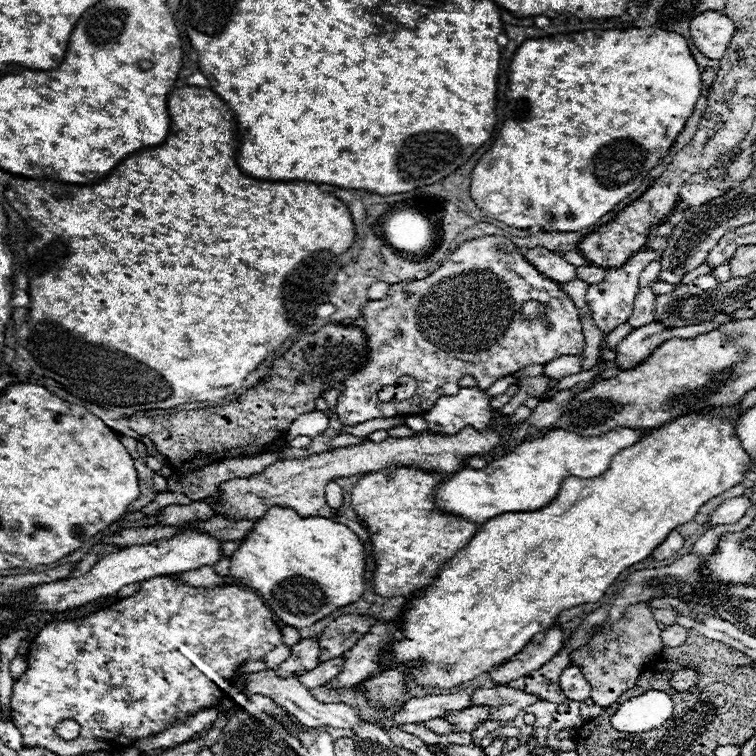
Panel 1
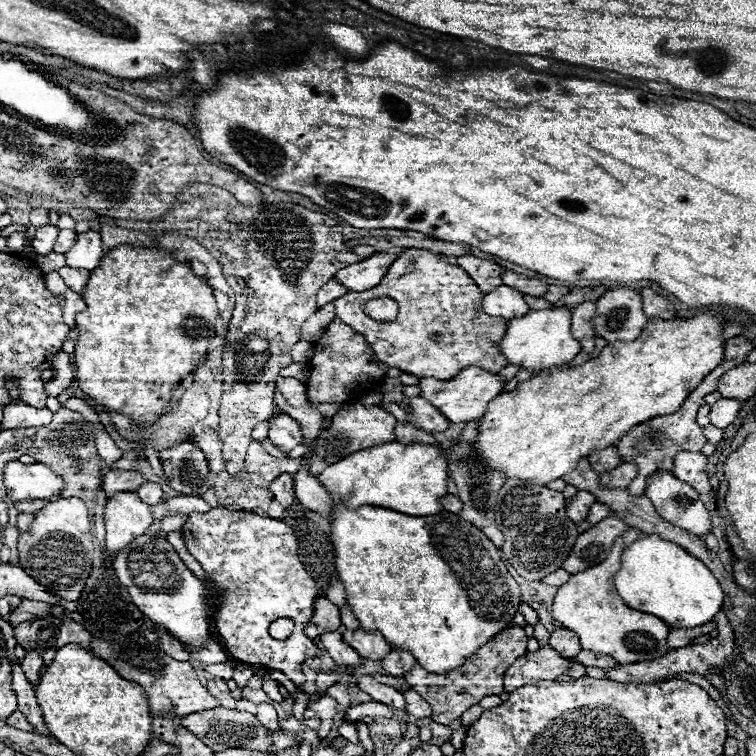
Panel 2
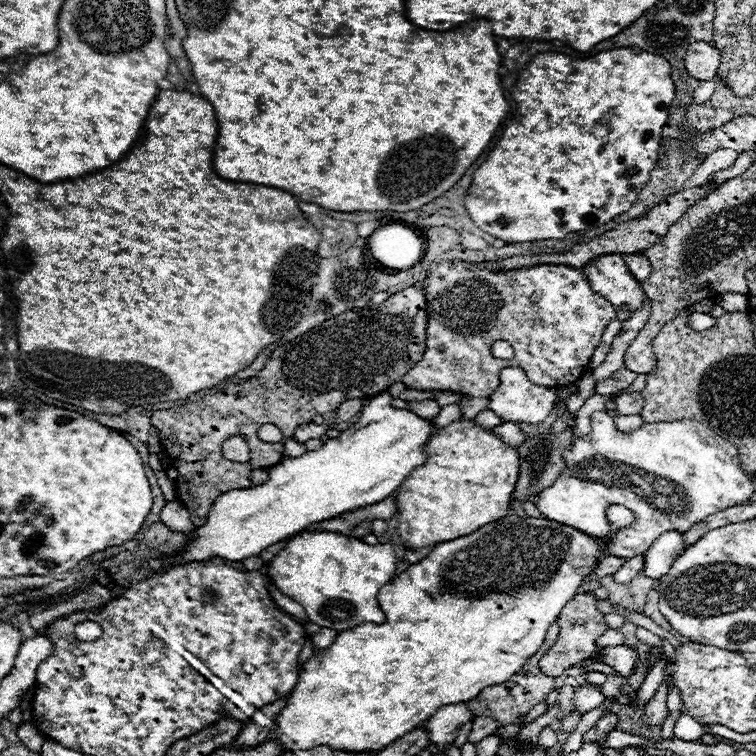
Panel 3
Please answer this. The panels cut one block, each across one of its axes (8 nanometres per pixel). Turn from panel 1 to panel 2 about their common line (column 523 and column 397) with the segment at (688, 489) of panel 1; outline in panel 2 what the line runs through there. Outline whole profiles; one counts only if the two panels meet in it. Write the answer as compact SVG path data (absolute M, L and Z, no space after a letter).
M336 504L336 510L332 512L332 542L336 548L336 570L346 588L348 604L350 604L354 616L358 618L360 628L362 630L380 630L392 648L408 650L416 658L416 662L420 666L424 666L428 672L446 674L454 668L460 668L470 656L474 656L474 652L482 644L486 644L498 632L514 626L514 614L518 612L518 606L522 600L520 586L514 582L514 578L506 570L506 566L500 558L500 550L478 528L474 528L470 522L462 520L458 514L442 510L440 514L434 514L434 516L408 516L408 514L398 514L394 510L378 508L378 506L360 506L358 510L348 510L344 504Z

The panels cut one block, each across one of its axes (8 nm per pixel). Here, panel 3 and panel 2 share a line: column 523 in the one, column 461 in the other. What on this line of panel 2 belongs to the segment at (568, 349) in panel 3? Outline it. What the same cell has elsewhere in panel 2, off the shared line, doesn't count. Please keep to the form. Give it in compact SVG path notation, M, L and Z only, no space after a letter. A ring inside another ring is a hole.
M406 248L398 254L398 258L388 268L382 282L364 292L346 292L342 298L334 300L336 316L350 324L358 334L366 336L366 340L374 348L374 356L384 362L388 368L398 368L406 374L418 378L438 378L450 380L466 366L478 366L492 374L498 374L504 366L508 366L506 358L500 354L500 340L508 328L508 320L486 316L482 312L482 292L474 284L474 280L456 264L450 264L444 254L434 254L422 248ZM374 298L392 298L398 304L398 318L390 322L378 322L364 314L364 304Z

